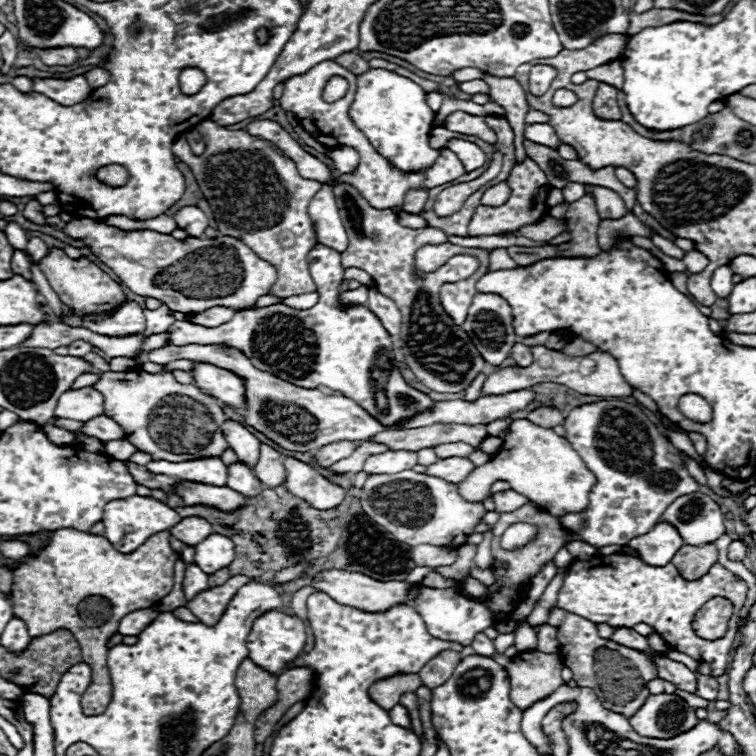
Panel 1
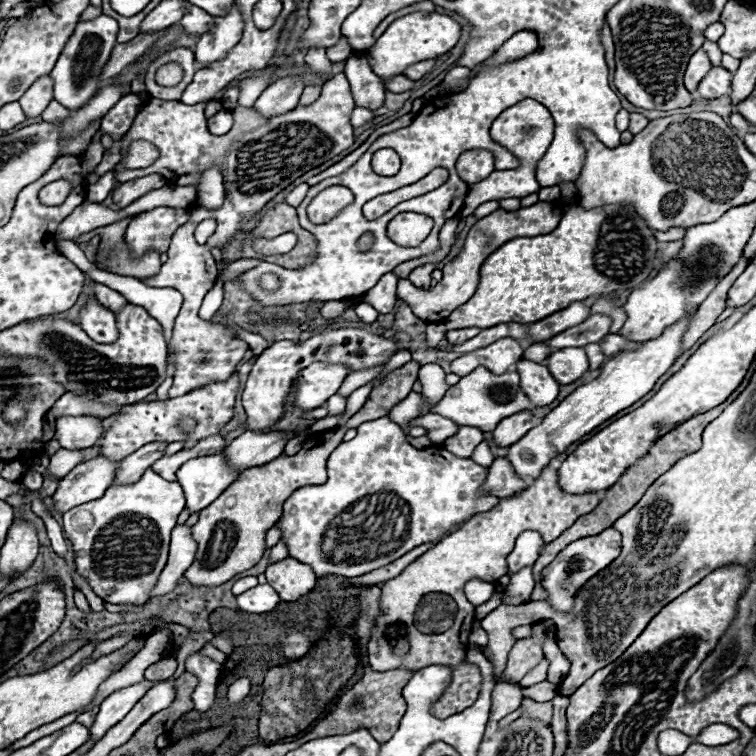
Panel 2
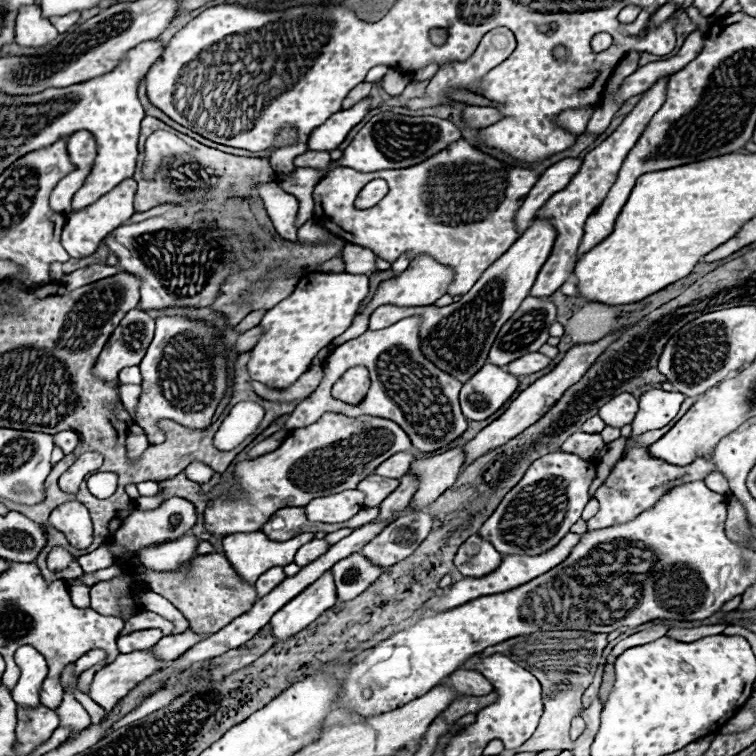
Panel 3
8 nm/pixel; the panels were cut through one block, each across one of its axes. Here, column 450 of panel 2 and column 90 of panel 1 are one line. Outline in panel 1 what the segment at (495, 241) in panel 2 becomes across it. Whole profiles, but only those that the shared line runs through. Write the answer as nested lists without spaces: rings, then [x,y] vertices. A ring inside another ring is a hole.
[[[50,248],[48,254],[38,262],[38,266],[44,272],[52,290],[58,294],[58,298],[70,308],[74,308],[78,314],[104,312],[104,310],[108,312],[112,308],[100,308],[100,306],[118,306],[126,300],[122,286],[116,280],[112,280],[104,270],[100,270],[96,264],[92,264],[86,256],[72,260],[64,254],[62,248]]]

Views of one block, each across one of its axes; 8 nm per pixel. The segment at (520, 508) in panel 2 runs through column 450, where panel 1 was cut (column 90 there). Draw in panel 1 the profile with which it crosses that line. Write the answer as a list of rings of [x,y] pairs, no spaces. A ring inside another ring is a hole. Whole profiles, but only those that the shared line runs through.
[[[60,528],[58,532],[52,532],[50,542],[38,552],[38,556],[28,558],[14,570],[12,610],[14,616],[22,616],[28,634],[34,638],[60,628],[70,630],[82,648],[84,662],[92,668],[92,682],[80,700],[86,716],[102,714],[110,702],[112,684],[110,672],[106,670],[106,642],[112,634],[118,632],[118,622],[134,610],[150,608],[172,590],[176,552],[170,548],[168,536],[168,530],[158,532],[134,552],[122,554],[106,540],[106,536],[78,532],[74,528]],[[88,596],[102,596],[110,602],[110,620],[94,628],[88,628],[84,624],[78,606]]]

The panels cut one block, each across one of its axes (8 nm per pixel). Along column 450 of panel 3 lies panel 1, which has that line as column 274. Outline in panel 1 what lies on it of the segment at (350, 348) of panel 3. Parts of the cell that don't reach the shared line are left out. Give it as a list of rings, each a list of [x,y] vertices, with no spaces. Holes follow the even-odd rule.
[[[188,344],[188,346],[164,346],[158,350],[150,350],[146,354],[146,358],[150,362],[156,364],[168,364],[172,360],[206,360],[206,364],[218,364],[218,368],[226,368],[230,372],[236,372],[240,378],[246,380],[246,400],[248,400],[248,410],[244,412],[246,424],[254,426],[258,432],[266,434],[270,440],[274,440],[276,444],[280,444],[286,450],[294,450],[294,452],[310,452],[310,450],[320,450],[324,444],[330,442],[340,442],[340,440],[368,440],[372,436],[376,436],[382,430],[388,430],[386,426],[382,426],[378,420],[374,420],[374,416],[370,416],[368,412],[364,412],[358,404],[354,404],[354,400],[346,398],[346,396],[326,396],[320,390],[310,390],[310,388],[300,388],[294,386],[290,382],[284,382],[268,372],[262,372],[258,368],[254,368],[250,364],[250,360],[236,348],[224,346],[224,344]]]

